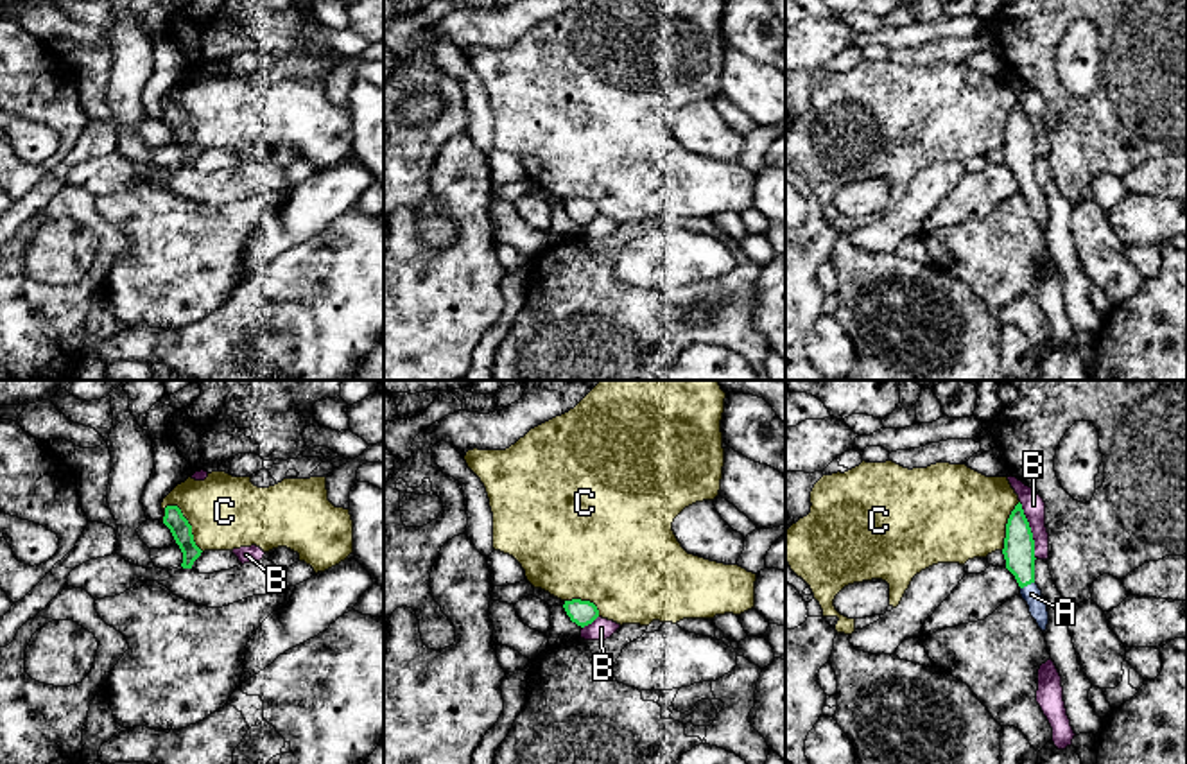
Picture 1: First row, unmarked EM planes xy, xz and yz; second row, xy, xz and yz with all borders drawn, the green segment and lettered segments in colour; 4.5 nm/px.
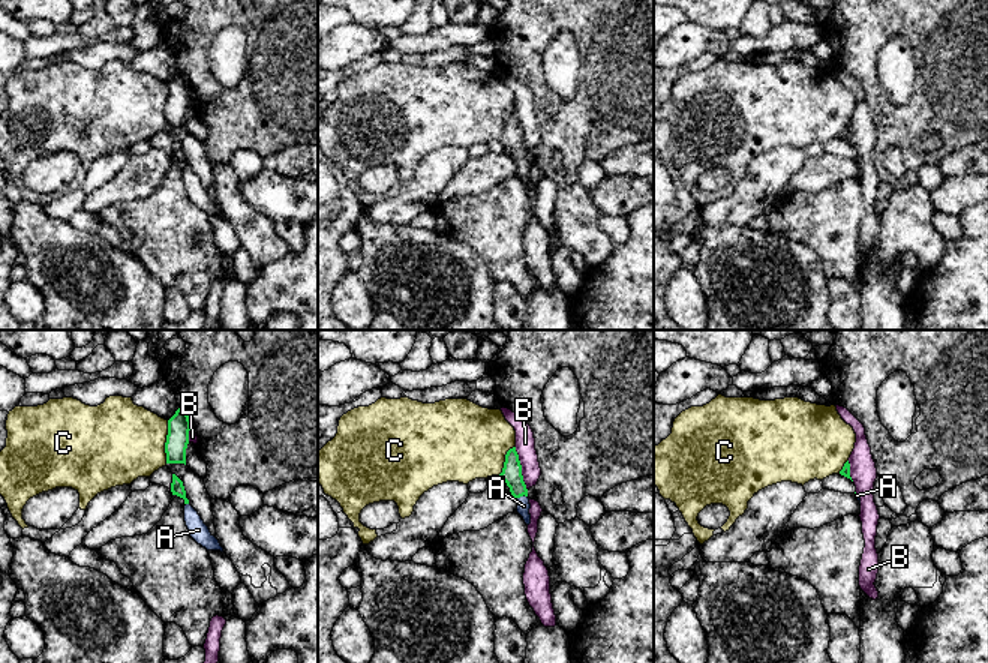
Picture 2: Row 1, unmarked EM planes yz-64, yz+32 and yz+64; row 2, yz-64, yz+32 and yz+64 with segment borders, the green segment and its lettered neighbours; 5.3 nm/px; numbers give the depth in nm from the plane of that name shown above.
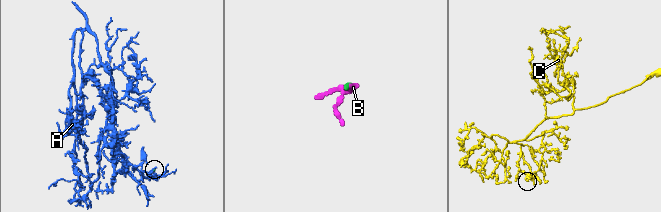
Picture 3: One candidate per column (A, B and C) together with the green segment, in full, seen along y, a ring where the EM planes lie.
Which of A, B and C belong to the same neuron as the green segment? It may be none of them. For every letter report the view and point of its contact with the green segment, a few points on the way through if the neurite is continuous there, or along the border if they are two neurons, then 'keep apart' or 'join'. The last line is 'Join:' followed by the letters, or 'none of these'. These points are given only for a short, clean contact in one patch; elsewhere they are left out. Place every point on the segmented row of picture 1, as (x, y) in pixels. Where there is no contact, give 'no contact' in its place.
A: yz (1026, 585) | across yz (1019, 547), (1026, 585), (1031, 594) | join
B: yz (1030, 531) | along yz (1019, 503), (1031, 533), (1035, 558) | keep apart
C: xy (189, 524) | along xy (167, 504), (180, 510), (190, 526), (192, 540), (203, 551) | keep apart
Join: A

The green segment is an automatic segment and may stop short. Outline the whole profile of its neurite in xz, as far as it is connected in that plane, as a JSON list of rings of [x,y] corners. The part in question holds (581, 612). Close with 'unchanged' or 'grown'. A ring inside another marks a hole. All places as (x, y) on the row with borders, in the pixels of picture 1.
[[[581,599],[565,601],[563,608],[570,621],[581,628],[592,624],[599,617],[597,606],[590,601]]]; unchanged

